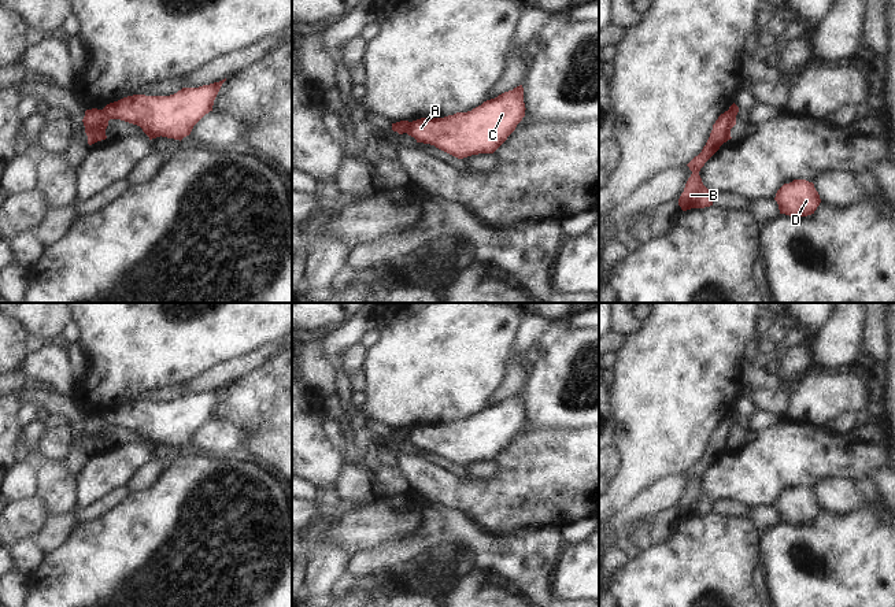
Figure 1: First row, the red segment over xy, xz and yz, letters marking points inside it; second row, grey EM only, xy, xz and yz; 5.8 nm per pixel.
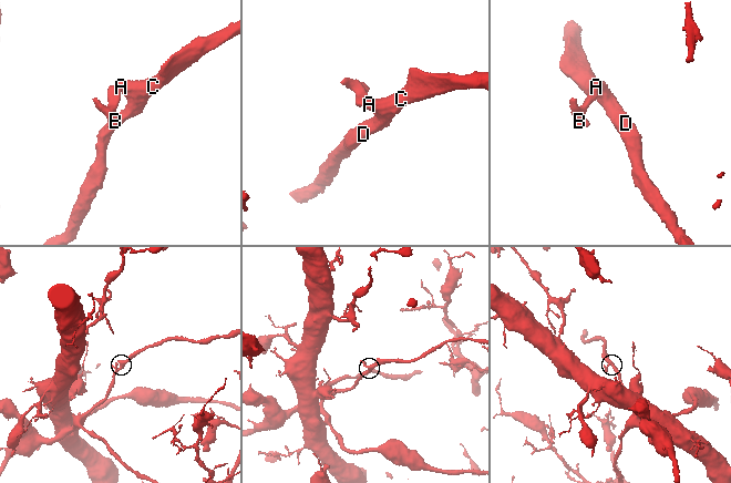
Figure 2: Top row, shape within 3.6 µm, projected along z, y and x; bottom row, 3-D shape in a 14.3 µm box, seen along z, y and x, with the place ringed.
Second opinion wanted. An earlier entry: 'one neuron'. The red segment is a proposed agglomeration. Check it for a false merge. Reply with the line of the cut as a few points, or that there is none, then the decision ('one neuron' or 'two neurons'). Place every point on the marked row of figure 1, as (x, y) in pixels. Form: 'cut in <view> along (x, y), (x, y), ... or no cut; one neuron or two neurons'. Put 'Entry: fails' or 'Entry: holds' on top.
Entry: fails
cut in xy along (100, 110), (108, 119); two neurons

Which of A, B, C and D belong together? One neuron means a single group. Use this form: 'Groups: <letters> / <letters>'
Groups: A C D / B

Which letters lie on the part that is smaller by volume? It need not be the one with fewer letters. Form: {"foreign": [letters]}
{"foreign": ["B"]}

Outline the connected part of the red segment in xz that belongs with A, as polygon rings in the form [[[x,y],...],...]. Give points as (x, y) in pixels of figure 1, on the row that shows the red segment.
[[[519,85],[471,111],[413,121],[404,133],[458,159],[493,153],[515,130],[525,110],[524,88]]]

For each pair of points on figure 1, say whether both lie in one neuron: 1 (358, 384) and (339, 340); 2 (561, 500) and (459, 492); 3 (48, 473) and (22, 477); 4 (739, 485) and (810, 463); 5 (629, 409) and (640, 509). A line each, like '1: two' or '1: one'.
1: two
2: one
3: two
4: one
5: two

